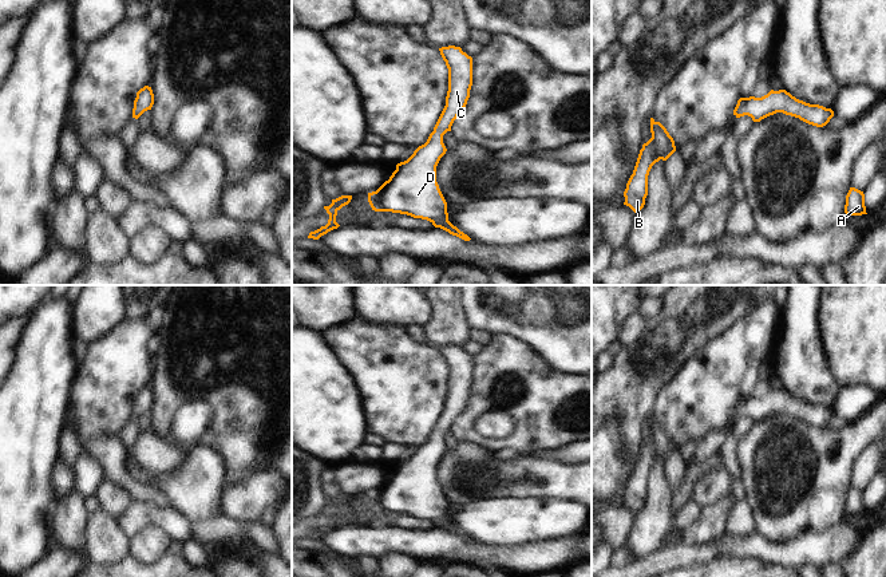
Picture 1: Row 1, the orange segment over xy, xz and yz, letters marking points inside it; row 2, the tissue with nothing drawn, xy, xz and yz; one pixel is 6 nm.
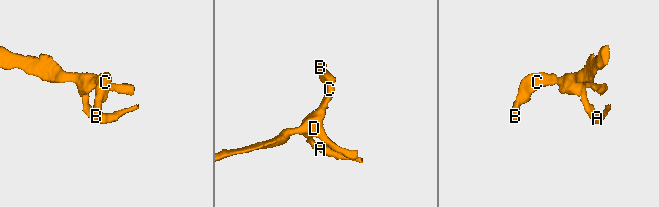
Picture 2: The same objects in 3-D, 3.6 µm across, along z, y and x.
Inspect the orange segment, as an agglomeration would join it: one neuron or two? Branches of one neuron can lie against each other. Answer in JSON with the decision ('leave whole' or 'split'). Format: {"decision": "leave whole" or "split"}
{"decision": "leave whole"}

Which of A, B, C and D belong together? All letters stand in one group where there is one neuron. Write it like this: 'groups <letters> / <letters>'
groups A B C D

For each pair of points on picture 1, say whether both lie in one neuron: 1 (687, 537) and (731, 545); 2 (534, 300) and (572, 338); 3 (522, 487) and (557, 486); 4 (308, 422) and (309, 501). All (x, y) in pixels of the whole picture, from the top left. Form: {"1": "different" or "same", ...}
{"1": "different", "2": "same", "3": "same", "4": "different"}

